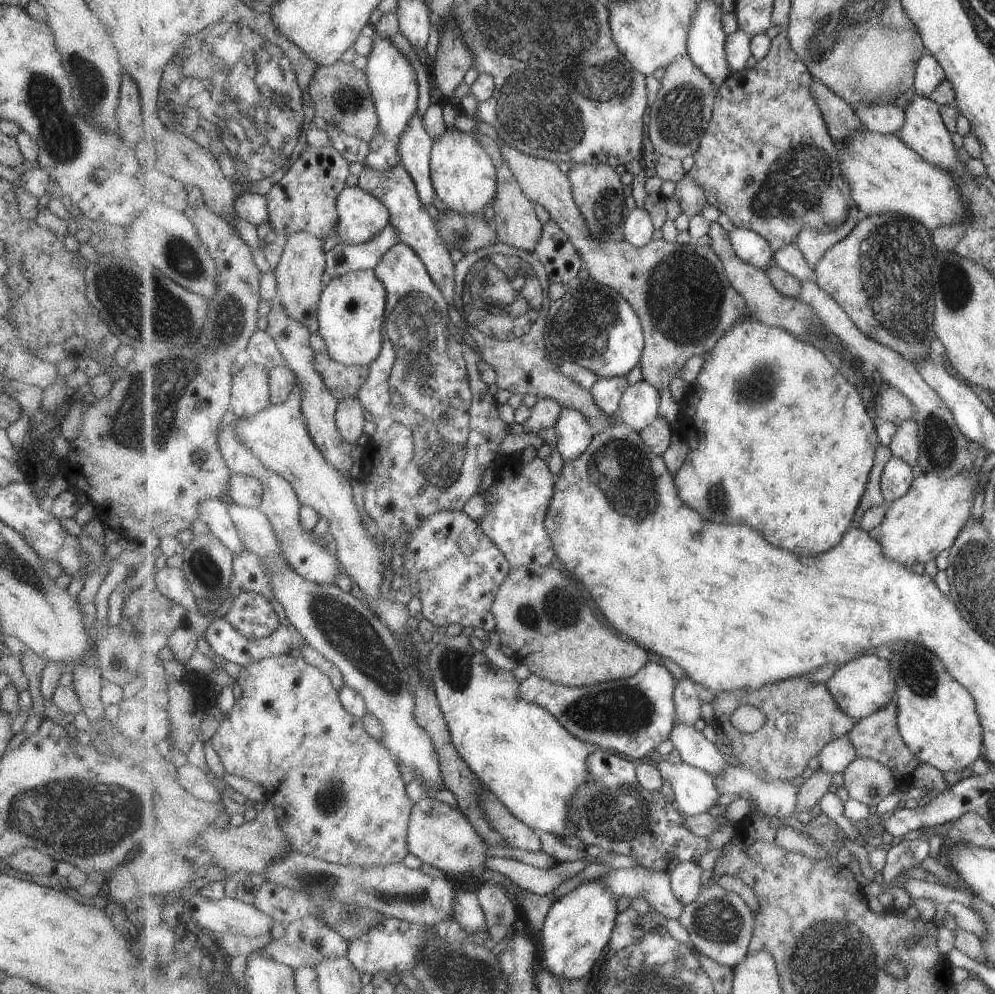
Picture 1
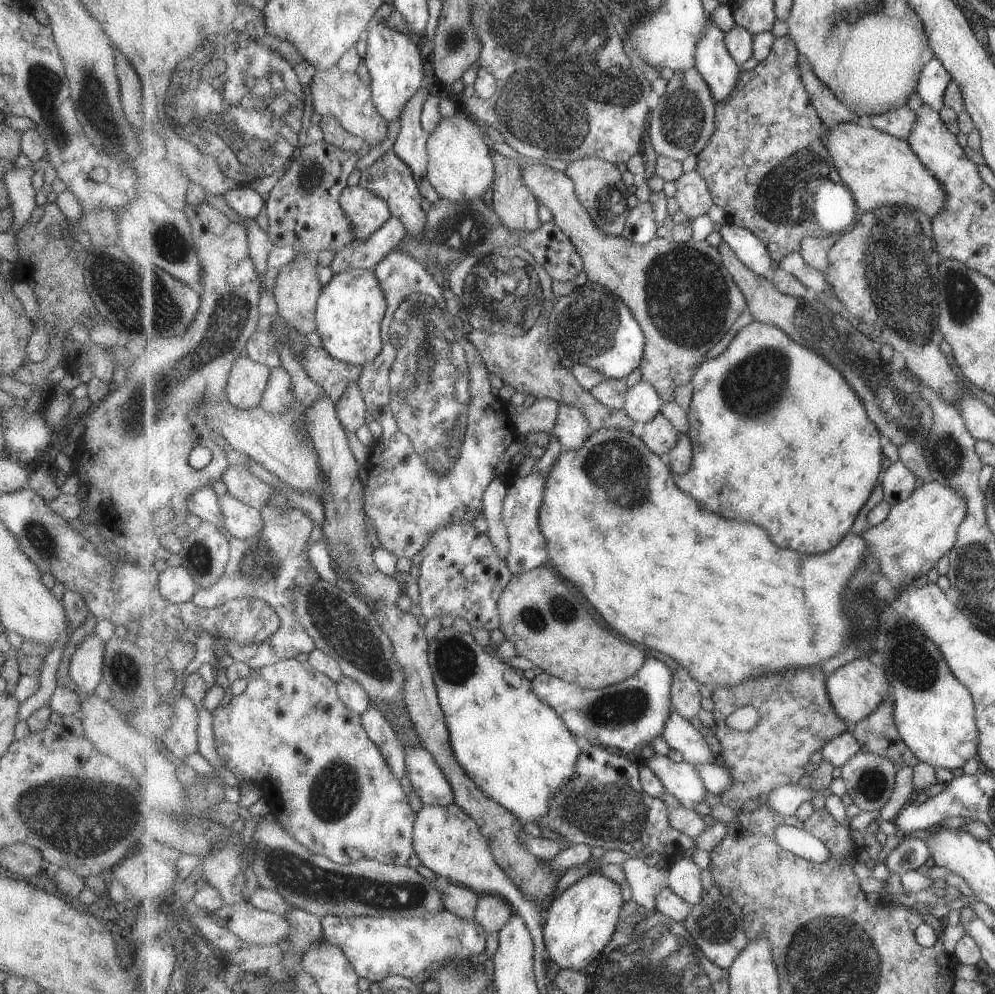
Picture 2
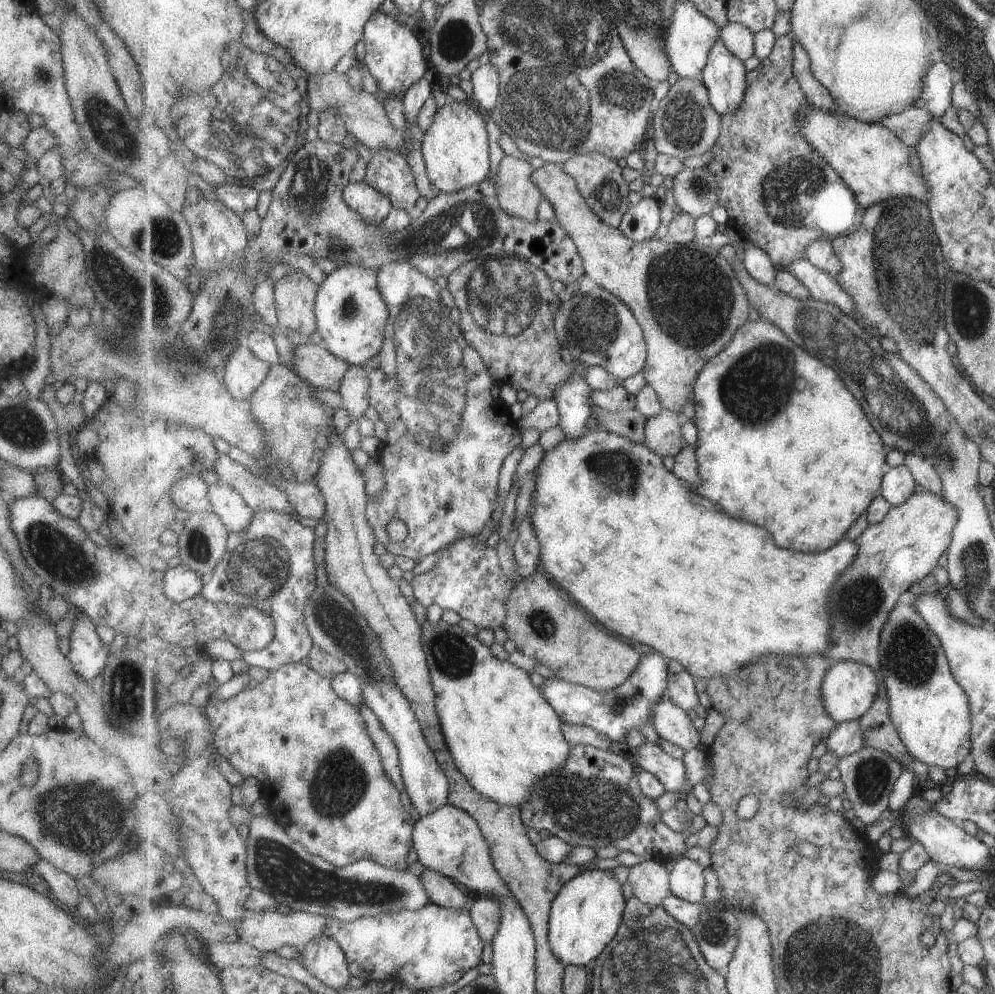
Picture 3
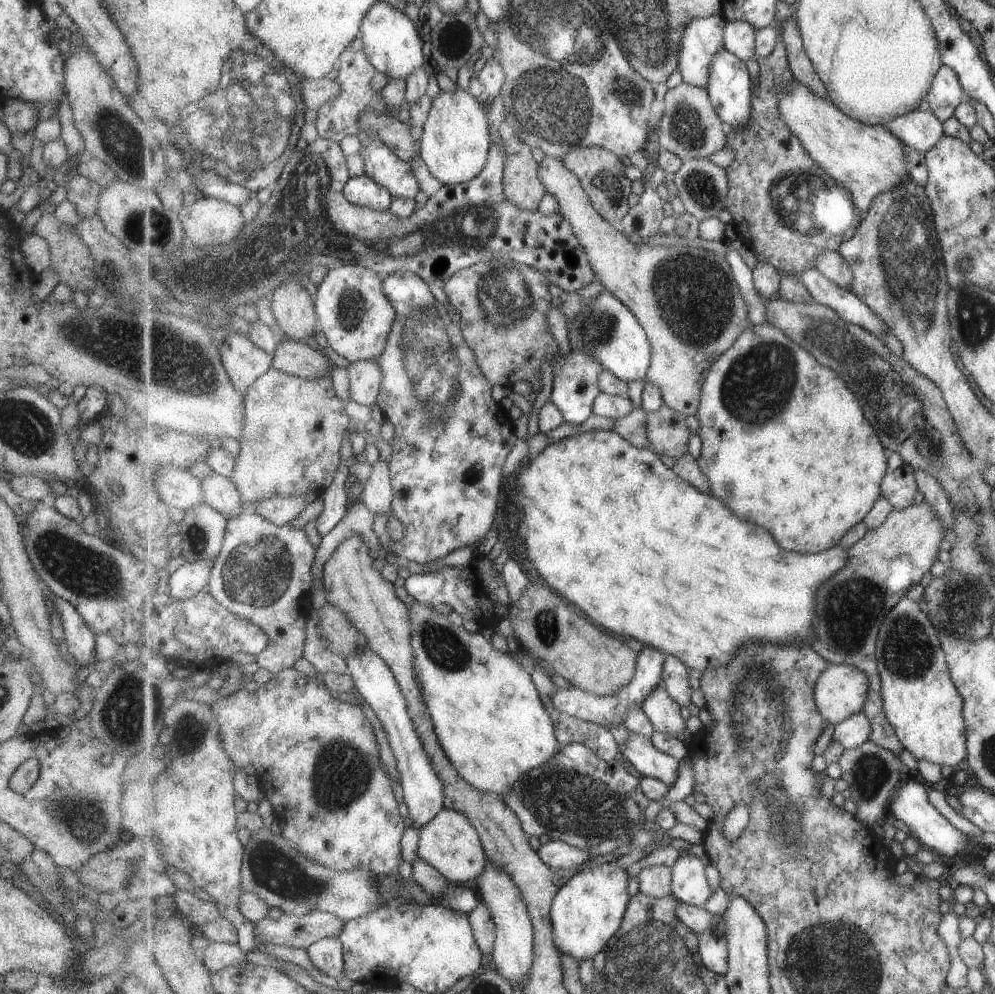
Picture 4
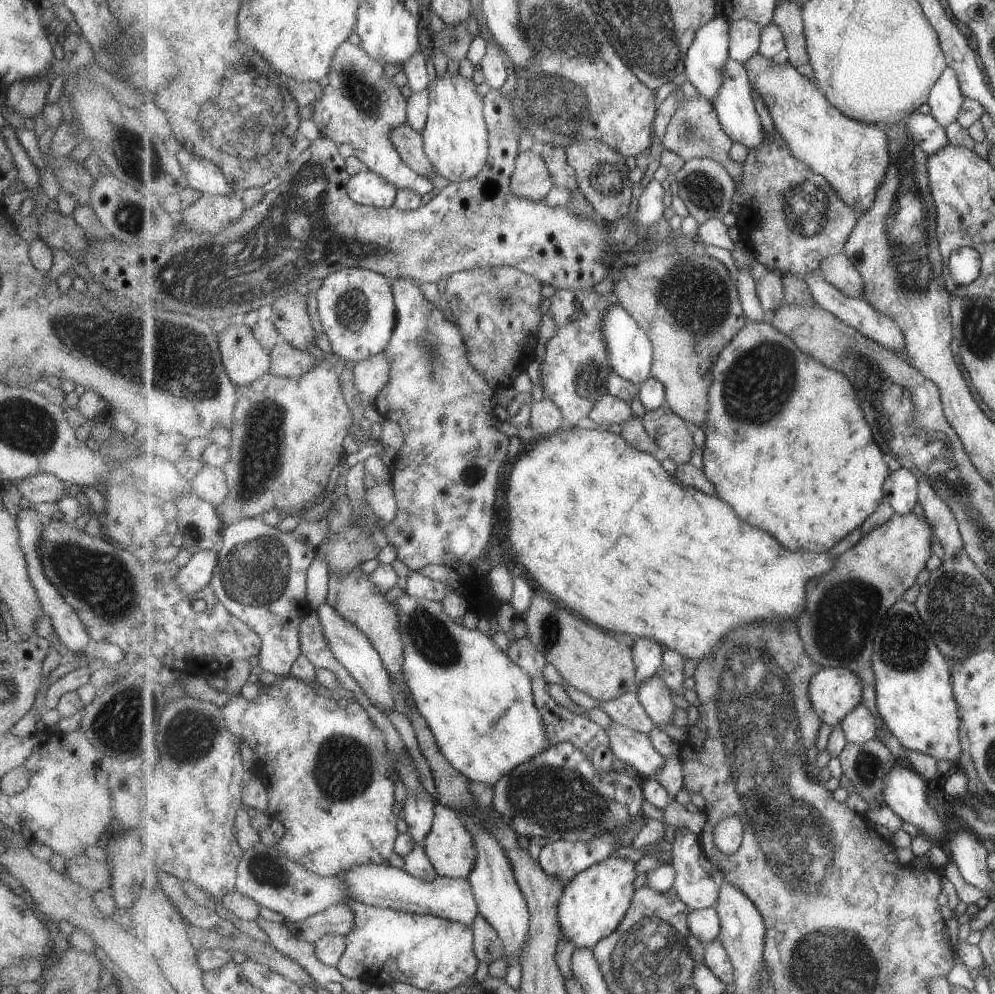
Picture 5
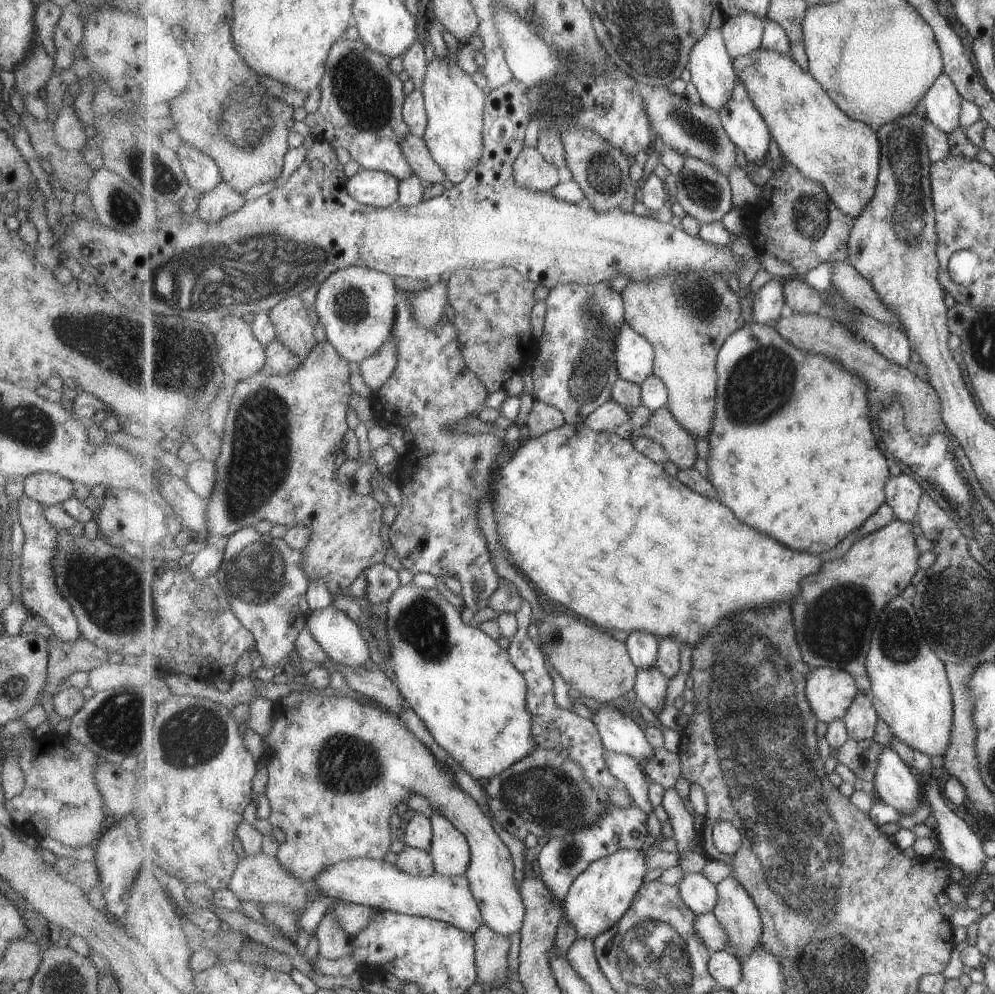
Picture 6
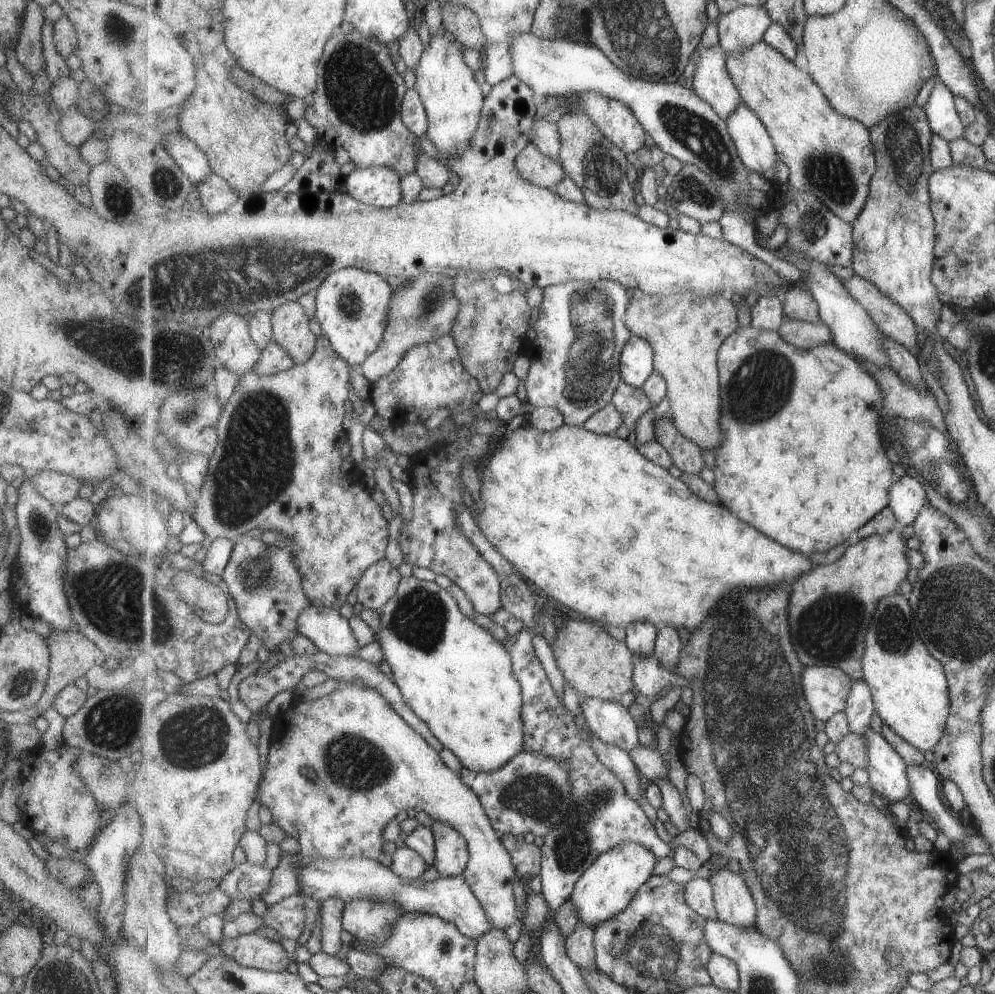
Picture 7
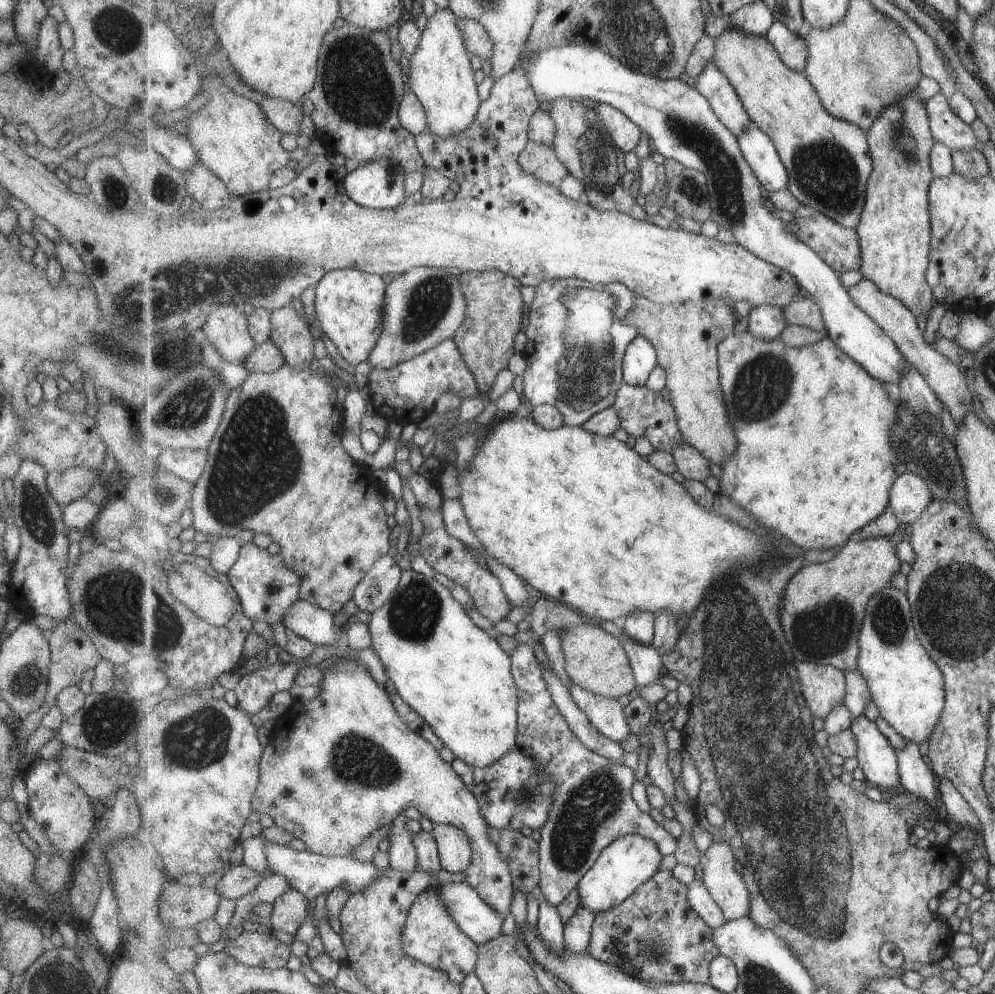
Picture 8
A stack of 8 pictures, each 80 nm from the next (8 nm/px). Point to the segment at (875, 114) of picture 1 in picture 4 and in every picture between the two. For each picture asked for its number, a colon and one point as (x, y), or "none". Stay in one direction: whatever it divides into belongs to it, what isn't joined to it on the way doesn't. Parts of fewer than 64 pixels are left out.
2: (900, 122)
3: (910, 126)
4: (918, 130)

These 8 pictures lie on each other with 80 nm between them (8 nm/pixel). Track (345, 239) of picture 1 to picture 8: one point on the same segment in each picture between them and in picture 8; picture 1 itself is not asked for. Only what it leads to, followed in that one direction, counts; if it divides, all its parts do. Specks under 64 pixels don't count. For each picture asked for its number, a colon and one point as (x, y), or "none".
2: (368, 212)
3: (361, 195)
4: (362, 190)
5: (367, 187)
6: (370, 187)
7: (381, 186)
8: (380, 184)

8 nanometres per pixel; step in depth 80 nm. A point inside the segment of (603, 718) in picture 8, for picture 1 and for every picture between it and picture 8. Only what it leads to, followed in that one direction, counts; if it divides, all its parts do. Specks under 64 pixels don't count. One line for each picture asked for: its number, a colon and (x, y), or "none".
1: (695, 792)
2: (682, 779)
3: (671, 771)
4: (638, 750)
5: (634, 747)
6: (620, 732)
7: (611, 721)

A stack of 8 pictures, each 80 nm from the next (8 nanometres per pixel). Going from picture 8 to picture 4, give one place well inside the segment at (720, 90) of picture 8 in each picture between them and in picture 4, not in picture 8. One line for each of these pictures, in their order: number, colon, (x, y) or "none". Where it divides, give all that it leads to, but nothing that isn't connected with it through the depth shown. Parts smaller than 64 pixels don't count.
4: (702, 39)
5: (706, 60)
6: (711, 65)
7: (712, 81)

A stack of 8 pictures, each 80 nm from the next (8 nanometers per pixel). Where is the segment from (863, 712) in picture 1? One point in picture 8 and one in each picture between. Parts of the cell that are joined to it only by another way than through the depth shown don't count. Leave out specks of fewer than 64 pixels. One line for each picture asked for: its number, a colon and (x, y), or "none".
2: (857, 688)
3: (849, 689)
4: (841, 691)
5: (834, 692)
6: (831, 692)
7: (827, 689)
8: (825, 687)

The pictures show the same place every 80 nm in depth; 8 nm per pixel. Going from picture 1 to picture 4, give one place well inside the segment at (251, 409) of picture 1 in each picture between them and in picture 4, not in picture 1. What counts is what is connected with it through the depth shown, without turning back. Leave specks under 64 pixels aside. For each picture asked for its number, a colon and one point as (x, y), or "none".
2: (247, 381)
3: (244, 372)
4: (245, 361)

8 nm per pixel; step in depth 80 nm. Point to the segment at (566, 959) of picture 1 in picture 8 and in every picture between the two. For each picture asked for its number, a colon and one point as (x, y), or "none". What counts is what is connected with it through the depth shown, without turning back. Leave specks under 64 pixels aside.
2: (581, 921)
3: (585, 917)
4: (587, 912)
5: (594, 903)
6: (600, 896)
7: (605, 890)
8: (630, 861)

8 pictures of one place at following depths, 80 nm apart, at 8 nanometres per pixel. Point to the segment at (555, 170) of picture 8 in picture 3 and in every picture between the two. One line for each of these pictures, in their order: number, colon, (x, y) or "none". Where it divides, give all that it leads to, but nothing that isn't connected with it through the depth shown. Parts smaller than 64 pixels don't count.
3: (518, 193)
4: (523, 185)
5: (532, 179)
6: (532, 170)
7: (545, 171)

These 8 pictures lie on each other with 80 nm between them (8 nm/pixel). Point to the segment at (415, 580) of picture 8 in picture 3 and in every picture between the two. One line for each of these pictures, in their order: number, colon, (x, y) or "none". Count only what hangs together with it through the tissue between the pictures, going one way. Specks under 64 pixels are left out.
3: (504, 735)
4: (494, 726)
5: (480, 705)
6: (466, 689)
7: (456, 676)

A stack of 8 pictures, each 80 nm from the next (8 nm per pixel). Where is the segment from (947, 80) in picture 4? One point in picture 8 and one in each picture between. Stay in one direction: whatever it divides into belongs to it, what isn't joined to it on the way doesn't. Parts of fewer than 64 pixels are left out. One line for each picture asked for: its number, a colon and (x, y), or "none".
5: (945, 100)
6: (942, 103)
7: (943, 117)
8: (948, 128)

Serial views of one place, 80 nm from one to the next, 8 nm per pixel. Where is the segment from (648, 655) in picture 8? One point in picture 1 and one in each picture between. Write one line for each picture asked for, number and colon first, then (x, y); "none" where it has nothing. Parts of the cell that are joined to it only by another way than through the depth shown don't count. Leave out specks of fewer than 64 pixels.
1: (695, 748)
2: (679, 732)
3: (673, 723)
4: (665, 713)
5: (657, 698)
6: (651, 686)
7: (650, 676)

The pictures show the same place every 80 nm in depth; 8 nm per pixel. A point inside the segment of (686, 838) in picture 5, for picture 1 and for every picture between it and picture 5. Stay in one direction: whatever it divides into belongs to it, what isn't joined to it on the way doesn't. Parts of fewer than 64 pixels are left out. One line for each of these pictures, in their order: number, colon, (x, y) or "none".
1: (686, 881)
2: (685, 878)
3: (687, 881)
4: (690, 884)

